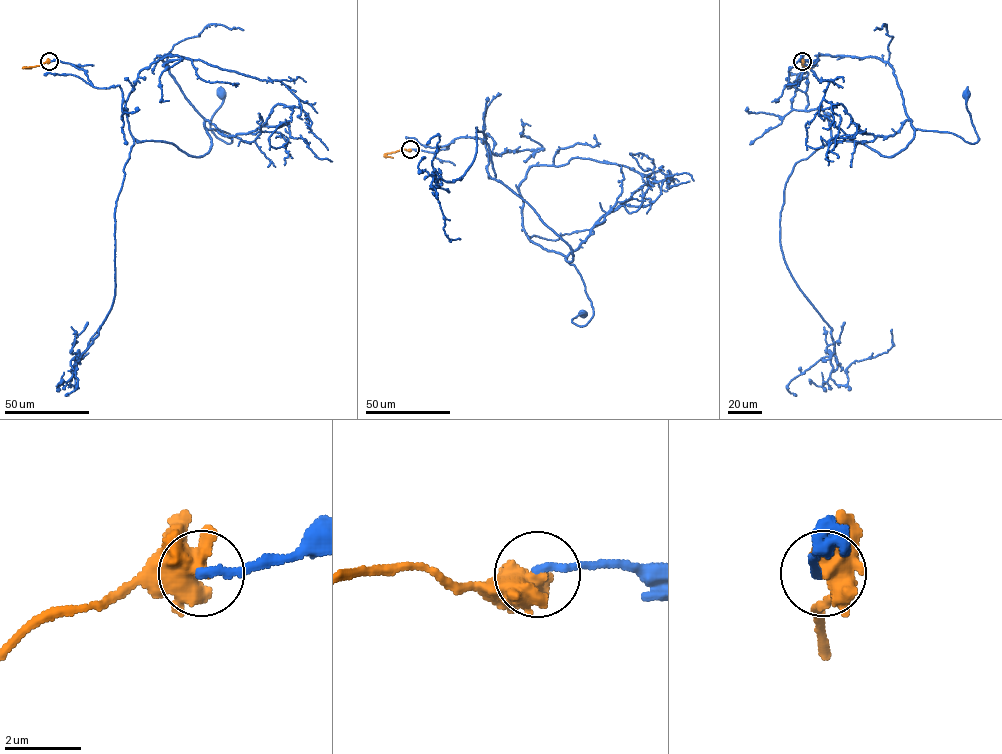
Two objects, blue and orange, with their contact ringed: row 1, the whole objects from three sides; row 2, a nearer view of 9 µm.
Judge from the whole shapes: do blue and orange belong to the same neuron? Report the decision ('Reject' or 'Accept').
Accept

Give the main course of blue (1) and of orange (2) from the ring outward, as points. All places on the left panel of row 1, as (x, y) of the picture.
1: (48, 61), (119, 85), (135, 139), (193, 156), (208, 129), (232, 141), (210, 128), (221, 94)
2: (48, 61), (24, 67), (31, 68)

